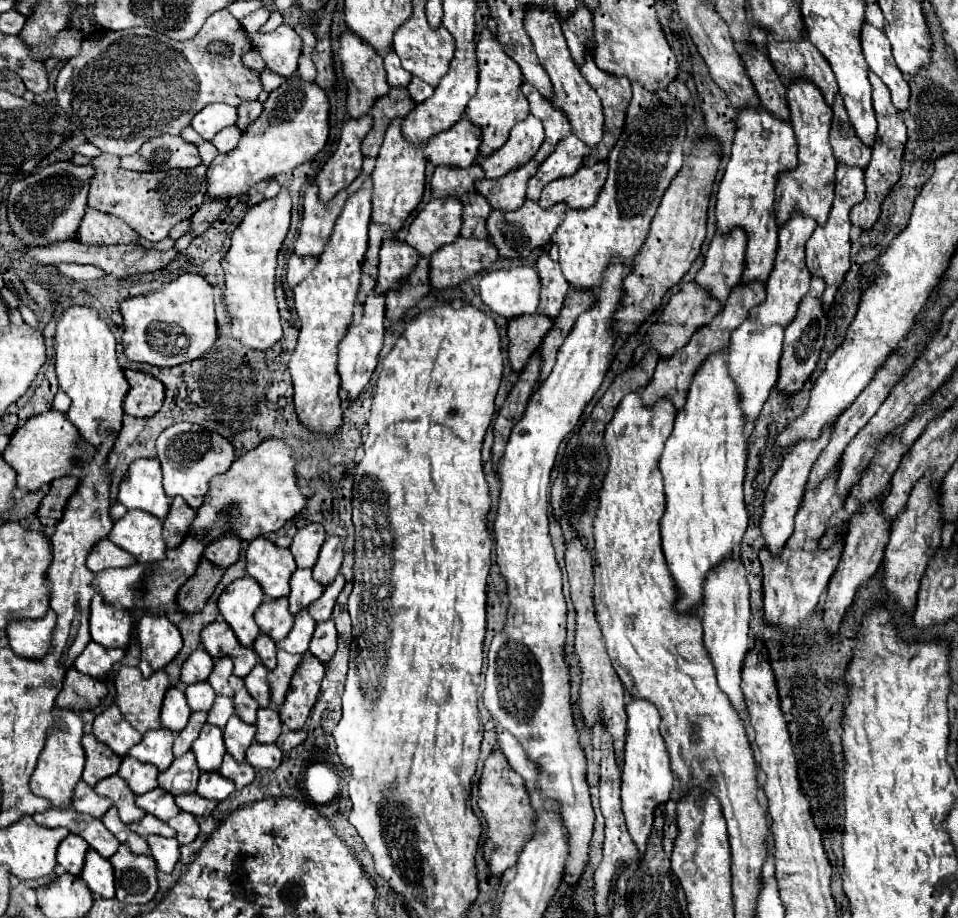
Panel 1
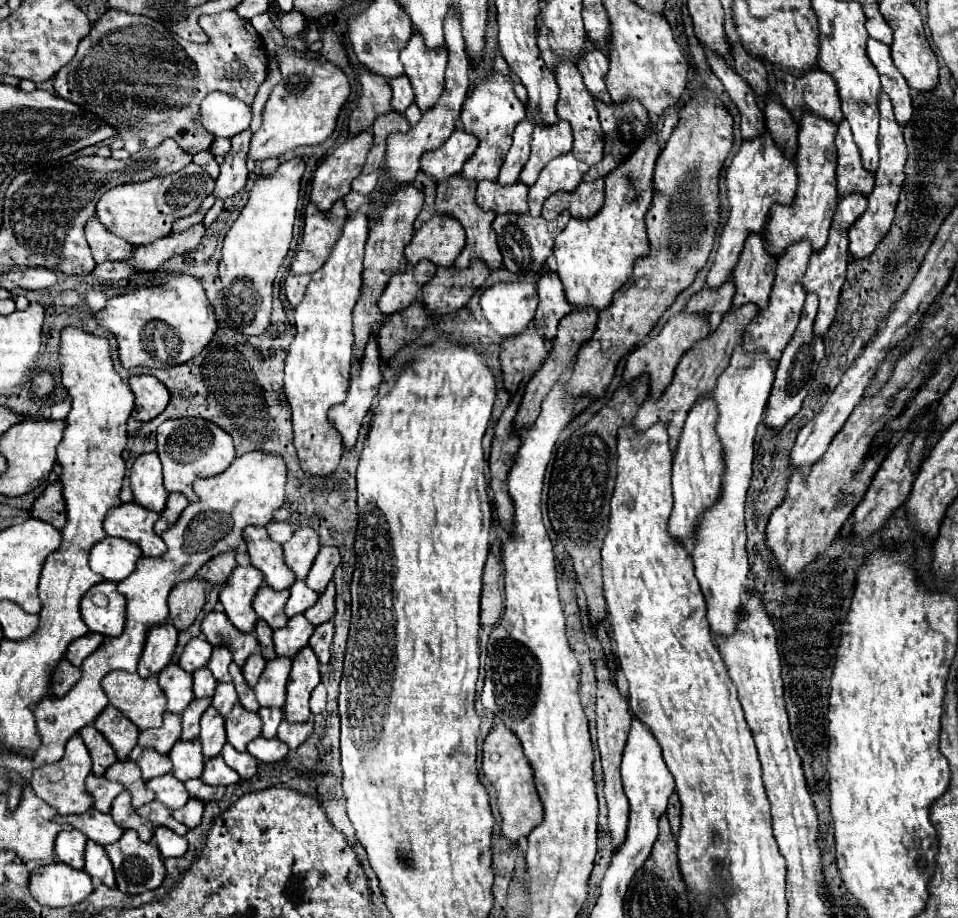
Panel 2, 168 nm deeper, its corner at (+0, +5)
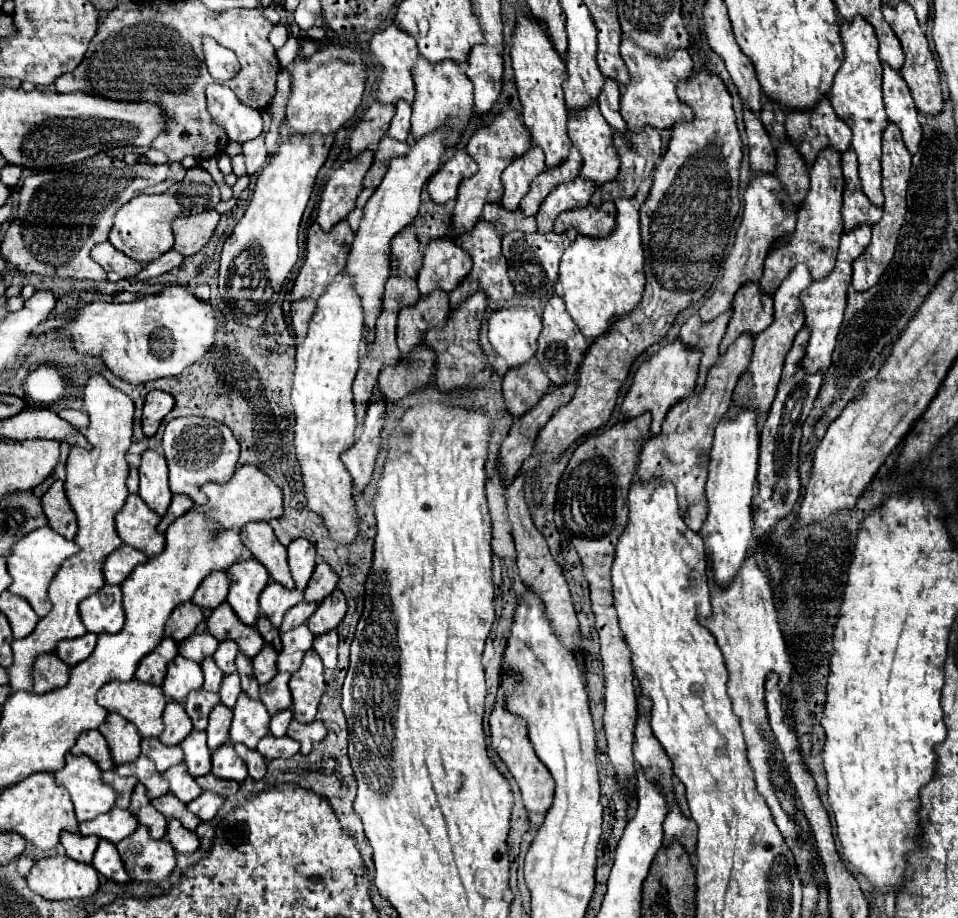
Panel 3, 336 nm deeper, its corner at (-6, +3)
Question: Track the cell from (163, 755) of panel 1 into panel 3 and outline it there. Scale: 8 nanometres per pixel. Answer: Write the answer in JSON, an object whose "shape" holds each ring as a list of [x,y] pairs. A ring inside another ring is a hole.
{"shape":[[[167,703],[165,711],[163,711],[163,725],[165,731],[159,735],[159,741],[163,745],[179,745],[179,741],[183,741],[191,731],[193,725],[189,721],[189,715],[185,713],[183,703]]]}

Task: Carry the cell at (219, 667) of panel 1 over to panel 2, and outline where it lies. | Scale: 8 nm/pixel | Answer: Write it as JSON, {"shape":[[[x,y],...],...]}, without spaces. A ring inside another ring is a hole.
{"shape":[[[213,647],[213,653],[211,653],[211,659],[207,663],[207,667],[213,671],[213,677],[217,681],[231,681],[231,675],[227,671],[229,663],[231,663],[231,653],[227,651],[227,647]]]}

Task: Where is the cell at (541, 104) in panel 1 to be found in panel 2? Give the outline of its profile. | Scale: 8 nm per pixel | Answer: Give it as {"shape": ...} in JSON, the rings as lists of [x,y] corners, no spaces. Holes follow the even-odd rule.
{"shape":[[[559,121],[553,127],[535,127],[533,141],[531,141],[531,157],[529,163],[523,167],[519,181],[531,187],[539,177],[539,171],[555,159],[555,155],[565,155],[573,147],[573,135],[567,121]]]}

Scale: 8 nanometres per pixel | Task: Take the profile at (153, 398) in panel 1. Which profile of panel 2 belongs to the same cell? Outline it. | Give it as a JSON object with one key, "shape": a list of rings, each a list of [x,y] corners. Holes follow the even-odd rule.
{"shape":[[[135,375],[129,379],[129,387],[135,395],[133,417],[141,423],[155,419],[169,403],[169,391],[159,379],[151,375]]]}

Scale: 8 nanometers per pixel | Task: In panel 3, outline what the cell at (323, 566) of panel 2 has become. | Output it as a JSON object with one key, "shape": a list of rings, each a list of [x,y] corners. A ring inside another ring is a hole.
{"shape":[[[321,561],[315,567],[313,577],[305,589],[305,601],[321,603],[327,595],[333,593],[333,589],[337,587],[337,581],[339,581],[339,575],[325,561]]]}

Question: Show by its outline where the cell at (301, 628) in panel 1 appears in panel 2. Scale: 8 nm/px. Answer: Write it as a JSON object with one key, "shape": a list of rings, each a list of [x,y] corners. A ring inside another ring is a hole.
{"shape":[[[295,615],[287,621],[283,629],[273,631],[275,651],[279,657],[293,657],[299,649],[303,649],[313,633],[313,625],[305,619],[305,615]]]}

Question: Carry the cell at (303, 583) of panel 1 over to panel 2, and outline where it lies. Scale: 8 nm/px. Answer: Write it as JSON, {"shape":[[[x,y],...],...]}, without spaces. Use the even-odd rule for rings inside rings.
{"shape":[[[297,581],[291,587],[291,597],[285,605],[285,615],[293,617],[293,615],[299,615],[299,613],[305,613],[305,609],[309,609],[317,601],[317,597],[319,595],[313,589],[309,589],[305,585],[305,581]]]}

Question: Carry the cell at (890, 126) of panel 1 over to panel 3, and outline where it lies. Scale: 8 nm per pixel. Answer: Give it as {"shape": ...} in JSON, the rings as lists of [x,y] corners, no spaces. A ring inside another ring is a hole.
{"shape":[[[889,123],[887,129],[883,131],[883,157],[881,157],[881,167],[883,167],[883,217],[877,225],[873,225],[873,239],[867,245],[867,249],[853,261],[853,289],[865,291],[877,283],[877,279],[883,275],[887,269],[889,261],[893,259],[899,229],[903,225],[905,213],[907,213],[907,181],[911,175],[911,153],[905,149],[905,143],[901,139],[901,131],[897,129],[895,123]]]}

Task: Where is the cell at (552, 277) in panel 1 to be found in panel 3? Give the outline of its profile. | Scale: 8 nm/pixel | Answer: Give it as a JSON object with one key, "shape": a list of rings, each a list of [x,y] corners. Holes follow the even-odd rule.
{"shape":[[[553,293],[543,311],[543,331],[539,335],[539,347],[537,347],[535,359],[547,371],[551,383],[561,385],[561,381],[567,381],[569,377],[573,377],[573,369],[577,369],[577,365],[583,361],[585,349],[587,349],[587,341],[583,333],[567,313],[563,299],[557,293]]]}

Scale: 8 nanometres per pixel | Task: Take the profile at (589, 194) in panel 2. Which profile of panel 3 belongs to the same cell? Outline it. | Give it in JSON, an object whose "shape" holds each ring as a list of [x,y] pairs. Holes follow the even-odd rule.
{"shape":[[[603,201],[599,207],[589,203],[587,207],[559,213],[553,229],[557,233],[563,233],[573,227],[579,233],[589,233],[591,237],[599,237],[599,235],[609,233],[609,229],[613,227],[613,217],[615,217],[613,201]]]}

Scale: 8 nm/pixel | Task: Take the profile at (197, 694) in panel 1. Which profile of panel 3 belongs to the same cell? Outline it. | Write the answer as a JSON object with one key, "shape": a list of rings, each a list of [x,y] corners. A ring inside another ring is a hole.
{"shape":[[[211,657],[201,663],[201,669],[203,669],[203,673],[205,673],[205,685],[203,685],[203,689],[217,693],[219,687],[221,687],[221,681],[223,681],[221,669],[215,665],[215,661],[213,661]]]}

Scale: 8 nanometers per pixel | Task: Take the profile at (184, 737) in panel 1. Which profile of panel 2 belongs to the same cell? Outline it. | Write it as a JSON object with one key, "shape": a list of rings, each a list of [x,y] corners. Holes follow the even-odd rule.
{"shape":[[[193,699],[187,709],[181,713],[183,719],[183,735],[181,739],[197,739],[199,737],[199,719],[211,705],[211,699]]]}

